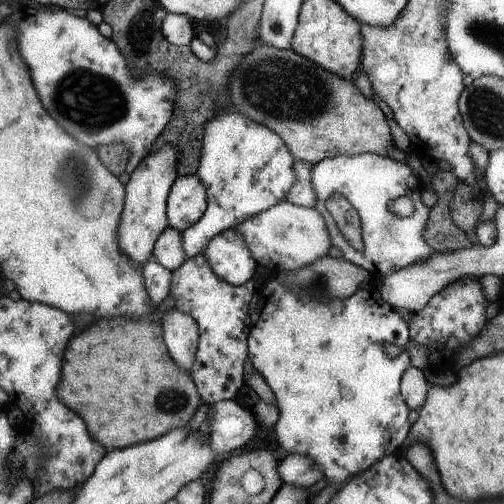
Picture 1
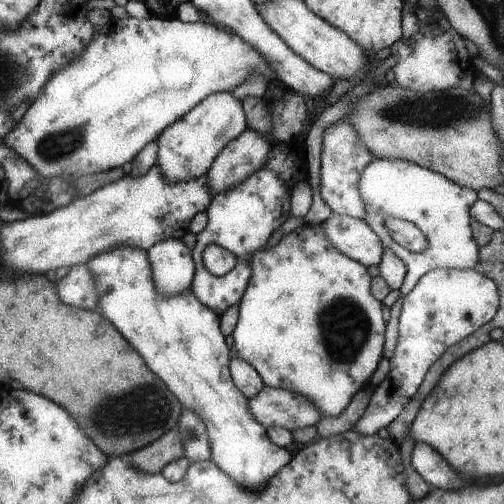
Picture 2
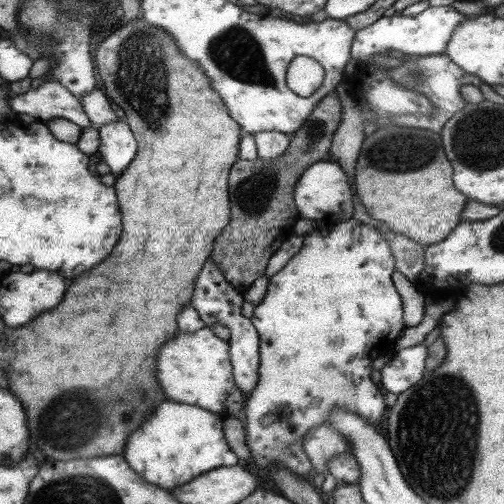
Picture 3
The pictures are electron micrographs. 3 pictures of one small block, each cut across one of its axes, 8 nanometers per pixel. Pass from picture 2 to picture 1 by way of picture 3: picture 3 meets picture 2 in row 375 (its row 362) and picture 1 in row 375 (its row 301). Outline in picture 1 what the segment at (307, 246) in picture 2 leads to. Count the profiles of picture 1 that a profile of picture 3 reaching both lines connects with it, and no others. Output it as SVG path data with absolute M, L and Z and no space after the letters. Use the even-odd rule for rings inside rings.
M287 272L271 274L267 286L261 288L263 302L253 316L247 354L253 370L265 378L275 396L279 418L273 426L273 438L279 448L289 452L289 456L307 456L321 470L321 480L325 480L327 486L333 486L345 482L355 472L373 466L379 458L401 452L407 438L411 438L411 424L407 420L409 406L399 388L399 378L409 368L409 354L405 348L409 344L409 326L397 308L381 300L375 286L369 286L367 290L359 288L345 300L321 304L283 286L285 276ZM385 342L401 350L397 358L389 360L383 354L381 346Z

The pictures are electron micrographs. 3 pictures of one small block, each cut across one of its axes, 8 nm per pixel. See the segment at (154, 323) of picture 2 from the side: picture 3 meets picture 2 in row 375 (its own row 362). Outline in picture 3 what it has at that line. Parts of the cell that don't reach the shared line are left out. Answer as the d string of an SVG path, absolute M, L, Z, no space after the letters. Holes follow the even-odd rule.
M201 328L195 332L181 332L173 340L167 340L157 352L157 382L167 396L181 404L199 406L211 414L233 416L241 402L245 400L241 390L233 380L233 364L229 360L229 344L213 336L211 328Z

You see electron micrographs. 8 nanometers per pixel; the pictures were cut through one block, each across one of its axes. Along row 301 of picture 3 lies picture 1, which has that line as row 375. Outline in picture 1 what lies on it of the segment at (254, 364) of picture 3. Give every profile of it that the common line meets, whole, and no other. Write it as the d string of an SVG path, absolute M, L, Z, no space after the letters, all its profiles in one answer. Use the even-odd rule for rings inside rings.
M197 254L193 258L185 258L185 262L171 272L171 292L175 298L175 308L183 314L189 314L199 326L199 346L189 368L189 374L197 386L203 404L229 402L237 396L237 392L245 386L243 362L249 358L247 354L247 338L253 326L253 316L263 302L261 290L253 284L253 280L243 286L231 286L221 280L205 254Z

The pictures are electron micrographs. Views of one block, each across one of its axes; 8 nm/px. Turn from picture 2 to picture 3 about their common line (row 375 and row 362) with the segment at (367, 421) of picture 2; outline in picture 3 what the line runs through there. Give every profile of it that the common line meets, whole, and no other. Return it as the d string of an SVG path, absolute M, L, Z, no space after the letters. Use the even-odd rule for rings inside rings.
M417 344L411 348L403 348L391 356L391 360L379 370L377 380L391 394L401 394L411 388L425 374L427 346Z

